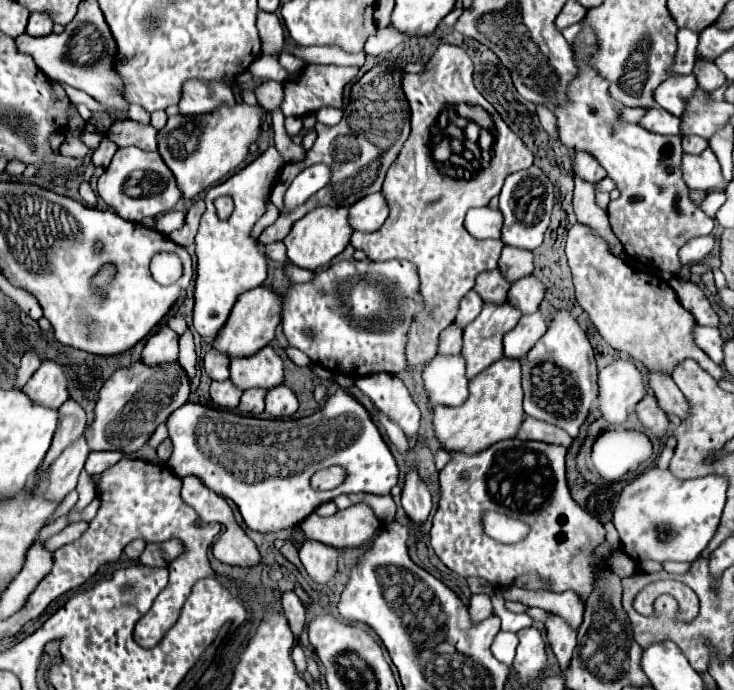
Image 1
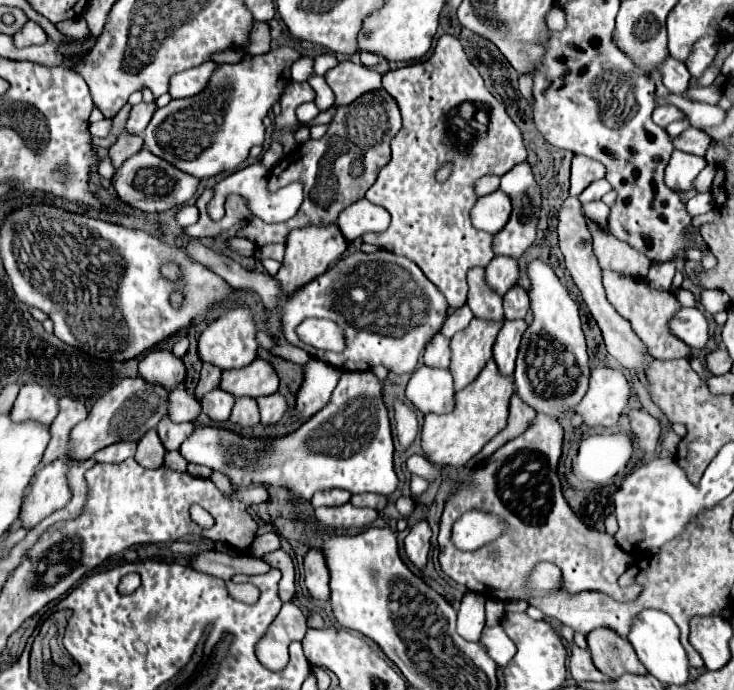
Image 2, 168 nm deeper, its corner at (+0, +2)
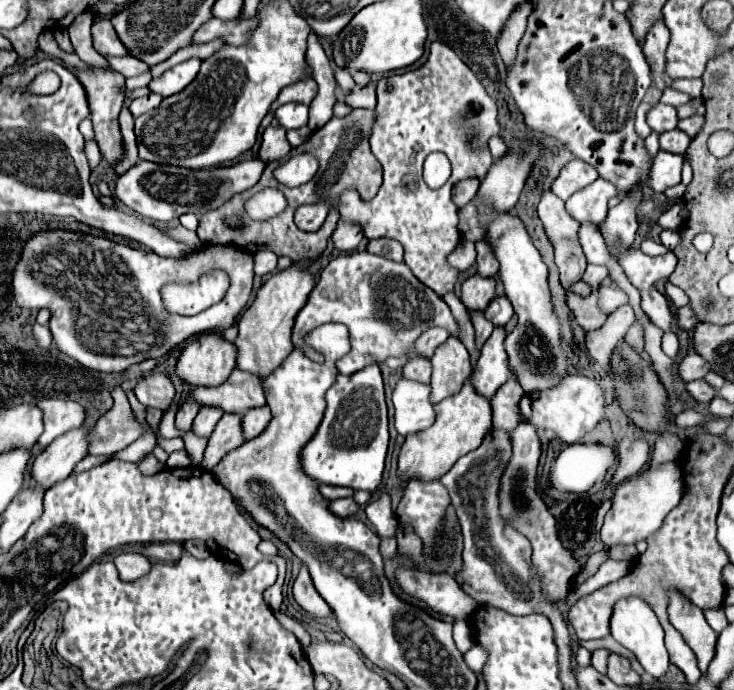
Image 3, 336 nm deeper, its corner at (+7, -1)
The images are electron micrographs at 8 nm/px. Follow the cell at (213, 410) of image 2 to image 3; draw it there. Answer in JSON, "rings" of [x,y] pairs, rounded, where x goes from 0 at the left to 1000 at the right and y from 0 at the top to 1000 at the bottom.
{"rings":[[[275,588],[270,603],[264,606],[264,614],[262,614],[262,623],[270,629],[270,632],[278,632],[278,635],[286,635],[294,612],[300,609],[305,597],[294,588]]]}

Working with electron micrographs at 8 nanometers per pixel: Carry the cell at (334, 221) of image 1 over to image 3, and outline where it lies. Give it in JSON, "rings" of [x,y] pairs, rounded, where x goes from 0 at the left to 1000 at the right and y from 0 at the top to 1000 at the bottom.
{"rings":[[[398,383],[381,394],[376,394],[362,412],[351,420],[346,441],[330,455],[327,470],[324,470],[324,490],[322,490],[322,504],[324,504],[324,528],[322,533],[351,542],[354,548],[371,542],[390,519],[398,513],[401,501],[395,496],[398,484],[398,467],[409,446],[414,443],[420,426],[428,417],[428,397],[409,383]]]}

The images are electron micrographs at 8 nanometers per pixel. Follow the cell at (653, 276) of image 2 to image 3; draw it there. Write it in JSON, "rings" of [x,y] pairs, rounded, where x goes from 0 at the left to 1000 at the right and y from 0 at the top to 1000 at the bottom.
{"rings":[[[839,414],[834,417],[817,417],[817,446],[823,452],[837,452],[842,443],[856,441],[856,426]]]}

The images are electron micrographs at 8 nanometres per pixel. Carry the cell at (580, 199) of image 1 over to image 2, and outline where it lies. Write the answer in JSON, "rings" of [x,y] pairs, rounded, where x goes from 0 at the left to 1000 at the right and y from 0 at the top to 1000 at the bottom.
{"rings":[[[802,320],[802,332],[808,341],[808,364],[816,375],[819,390],[841,393],[849,399],[876,404],[887,387],[887,378],[873,367],[865,364],[860,355],[843,349],[827,335],[819,335],[811,323]]]}

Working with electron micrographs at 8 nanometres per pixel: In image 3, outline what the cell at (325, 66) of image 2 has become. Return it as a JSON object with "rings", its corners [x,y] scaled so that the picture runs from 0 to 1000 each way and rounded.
{"rings":[[[455,96],[455,113],[458,113],[460,125],[466,128],[466,133],[477,133],[477,130],[485,125],[485,122],[482,122],[482,116],[480,116],[480,110],[477,110],[477,104],[474,104],[471,99]]]}

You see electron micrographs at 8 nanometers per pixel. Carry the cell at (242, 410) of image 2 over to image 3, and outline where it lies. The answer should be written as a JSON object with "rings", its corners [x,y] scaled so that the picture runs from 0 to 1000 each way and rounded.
{"rings":[[[305,600],[289,632],[283,635],[283,646],[278,655],[278,667],[275,667],[275,678],[278,681],[289,681],[313,652],[322,652],[324,646],[332,643],[332,626],[330,626],[330,603],[327,600]]]}

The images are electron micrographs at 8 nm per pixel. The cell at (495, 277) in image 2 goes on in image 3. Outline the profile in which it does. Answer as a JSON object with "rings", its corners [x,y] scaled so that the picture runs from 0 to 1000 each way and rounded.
{"rings":[[[646,397],[629,412],[629,438],[635,441],[638,449],[662,449],[673,429],[676,429],[673,403]]]}

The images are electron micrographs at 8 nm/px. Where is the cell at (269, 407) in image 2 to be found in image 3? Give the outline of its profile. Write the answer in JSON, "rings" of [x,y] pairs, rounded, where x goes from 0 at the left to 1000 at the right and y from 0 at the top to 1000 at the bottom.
{"rings":[[[354,588],[354,591],[338,594],[338,597],[330,603],[330,623],[332,623],[335,638],[349,635],[351,629],[357,629],[360,620],[365,617],[368,606],[371,606],[371,600],[368,600],[368,591],[365,591],[365,588]]]}

